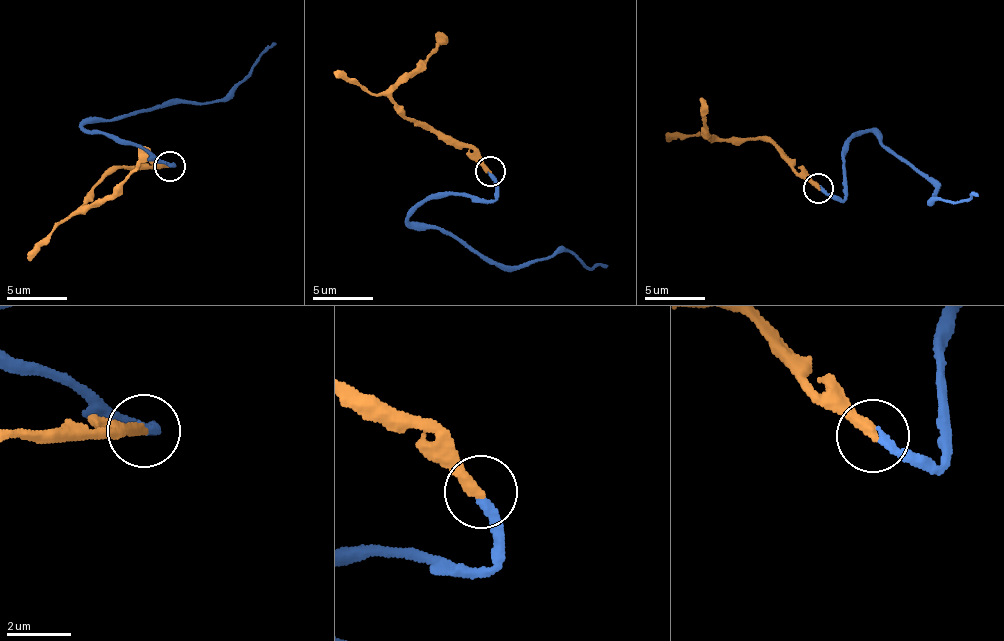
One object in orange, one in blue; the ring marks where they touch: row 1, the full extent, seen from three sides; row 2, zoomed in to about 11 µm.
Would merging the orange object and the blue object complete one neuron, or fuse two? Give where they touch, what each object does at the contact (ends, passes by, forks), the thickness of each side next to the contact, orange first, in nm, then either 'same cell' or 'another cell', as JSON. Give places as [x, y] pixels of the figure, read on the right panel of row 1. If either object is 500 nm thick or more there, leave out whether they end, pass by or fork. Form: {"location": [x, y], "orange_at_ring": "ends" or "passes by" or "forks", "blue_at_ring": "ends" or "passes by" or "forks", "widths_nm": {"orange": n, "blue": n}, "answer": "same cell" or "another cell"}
{"location": [818, 188], "orange_at_ring": "ends", "blue_at_ring": "ends", "widths_nm": {"orange": 360, "blue": 280}, "answer": "same cell"}

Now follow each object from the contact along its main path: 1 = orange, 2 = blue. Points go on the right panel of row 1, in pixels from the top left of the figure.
1: (819, 187), (792, 165), (791, 158), (776, 143), (756, 135), (746, 139), (714, 141), (703, 116), (700, 98)
2: (819, 191), (843, 196), (843, 167), (850, 138), (869, 130), (886, 151), (935, 183), (935, 205), (978, 195)

